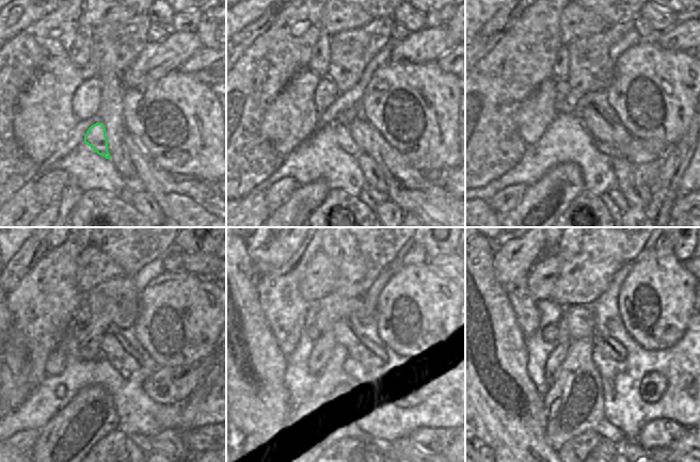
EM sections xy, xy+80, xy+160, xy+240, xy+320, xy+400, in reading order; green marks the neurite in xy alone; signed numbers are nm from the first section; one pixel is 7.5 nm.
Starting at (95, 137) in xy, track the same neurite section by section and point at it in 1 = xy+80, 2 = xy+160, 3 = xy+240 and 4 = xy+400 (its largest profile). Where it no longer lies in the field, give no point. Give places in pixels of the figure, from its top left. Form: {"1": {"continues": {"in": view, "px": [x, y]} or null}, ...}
{"1": {"continues": {"in": "xy+80", "px": [346, 142]}}, "2": {"continues": {"in": "xy+160", "px": [638, 152]}}, "3": {"continues": {"in": "xy+240", "px": [171, 384]}}, "4": {"continues": {"in": "xy+400", "px": [653, 385]}}}

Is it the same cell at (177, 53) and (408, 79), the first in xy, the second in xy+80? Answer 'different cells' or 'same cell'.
different cells

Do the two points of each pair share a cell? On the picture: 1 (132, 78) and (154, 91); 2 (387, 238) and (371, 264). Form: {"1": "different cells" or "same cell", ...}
{"1": "different cells", "2": "same cell"}

